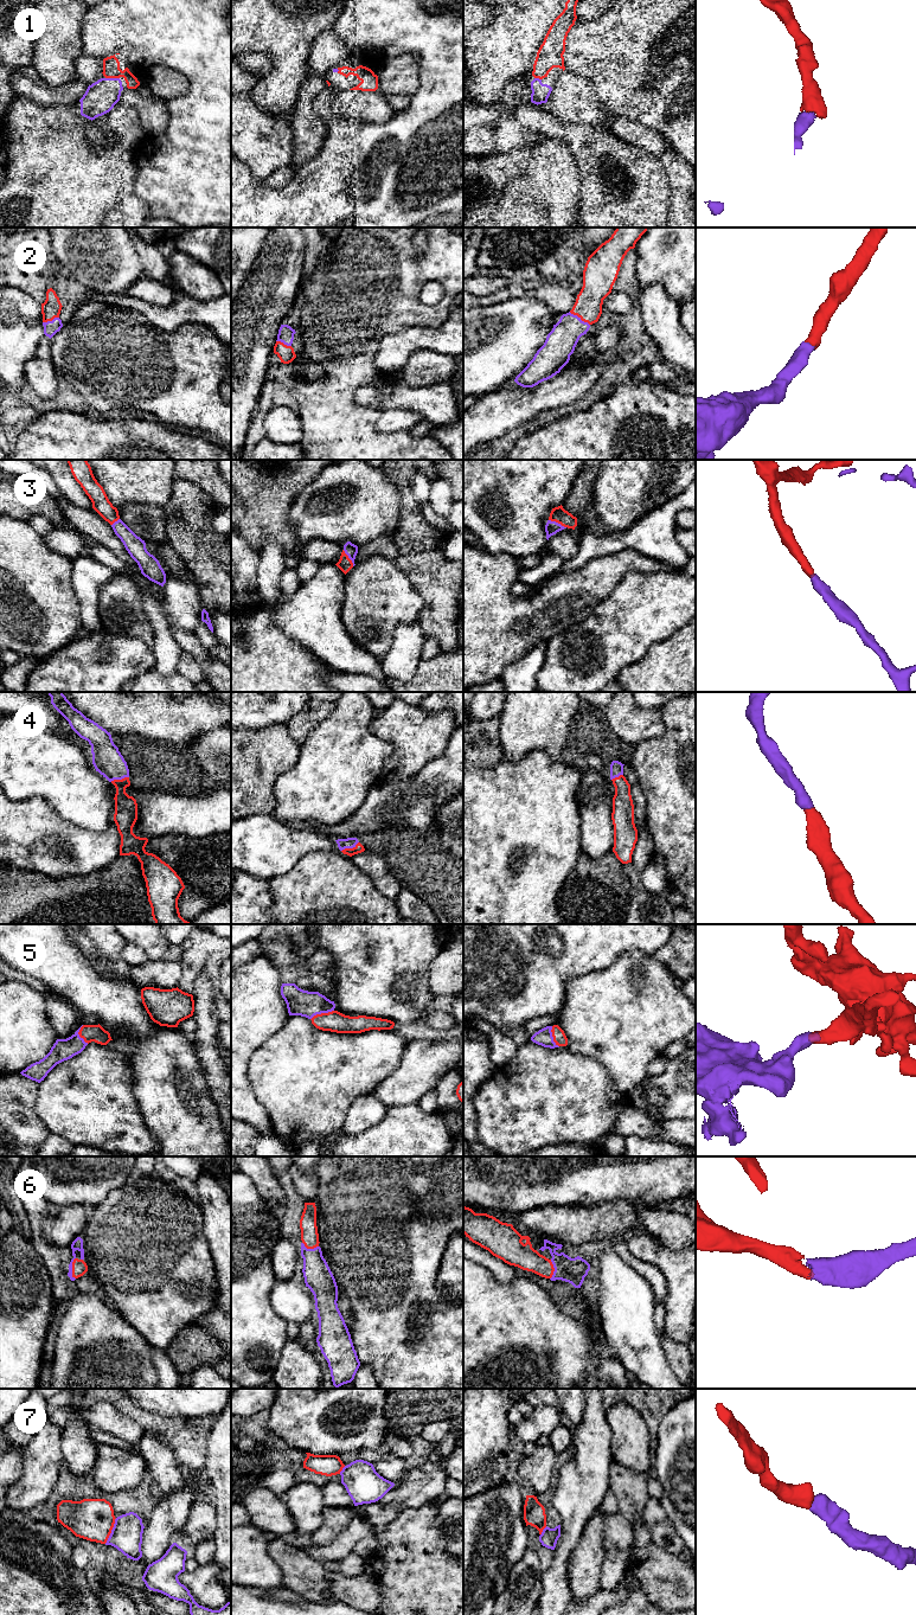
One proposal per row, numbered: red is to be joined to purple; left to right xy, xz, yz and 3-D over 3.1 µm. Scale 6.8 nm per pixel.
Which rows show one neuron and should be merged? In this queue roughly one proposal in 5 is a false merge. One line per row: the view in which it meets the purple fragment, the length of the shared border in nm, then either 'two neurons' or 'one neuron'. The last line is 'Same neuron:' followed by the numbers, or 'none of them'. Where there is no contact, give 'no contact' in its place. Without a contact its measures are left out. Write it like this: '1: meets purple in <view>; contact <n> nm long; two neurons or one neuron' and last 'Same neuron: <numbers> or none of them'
1: meets purple in xy; contact 100 nm long; one neuron
2: meets purple in yz; contact 170 nm long; one neuron
3: meets purple in yz; contact 130 nm long; one neuron
4: meets purple in xz; contact 140 nm long; one neuron
5: meets purple in xz; contact 170 nm long; one neuron
6: meets purple in xy; contact 150 nm long; one neuron
7: meets purple in xy; contact 190 nm long; one neuron
Same neuron: 1, 2, 3, 4, 5, 6, 7

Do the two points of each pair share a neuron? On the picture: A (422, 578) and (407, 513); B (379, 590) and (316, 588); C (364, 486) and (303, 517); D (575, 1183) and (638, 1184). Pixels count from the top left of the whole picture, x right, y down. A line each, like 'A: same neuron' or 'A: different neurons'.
A: same neuron
B: different neurons
C: same neuron
D: same neuron

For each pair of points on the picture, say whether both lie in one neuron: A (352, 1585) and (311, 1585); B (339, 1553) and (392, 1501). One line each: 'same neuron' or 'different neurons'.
A: same neuron
B: same neuron

